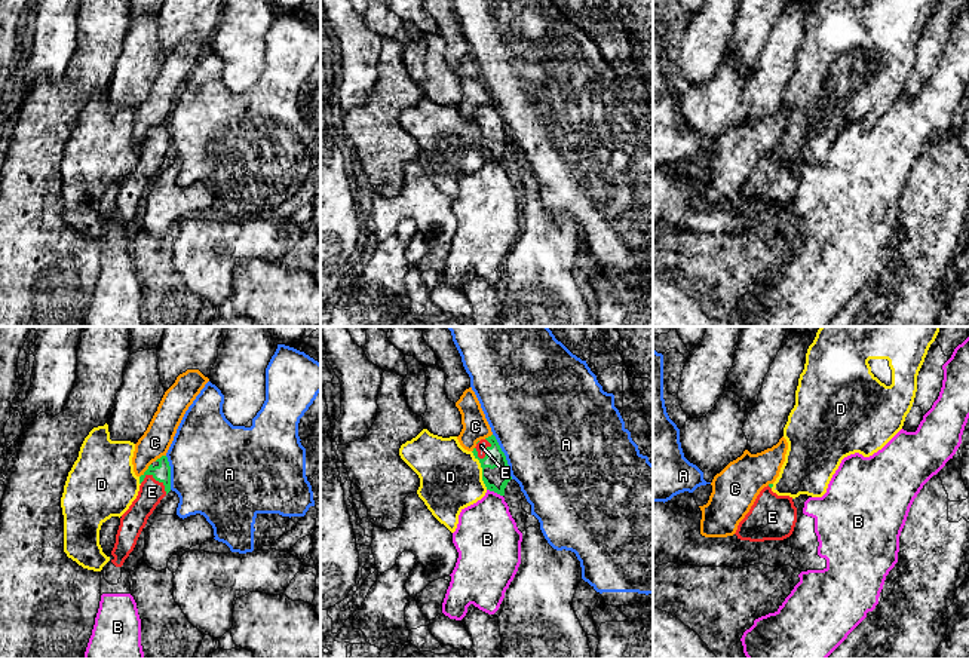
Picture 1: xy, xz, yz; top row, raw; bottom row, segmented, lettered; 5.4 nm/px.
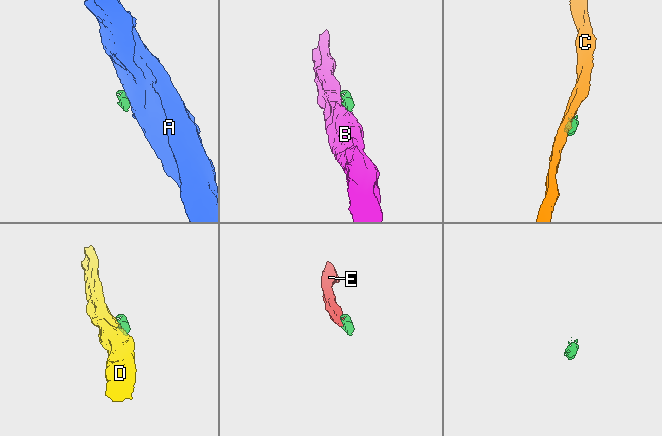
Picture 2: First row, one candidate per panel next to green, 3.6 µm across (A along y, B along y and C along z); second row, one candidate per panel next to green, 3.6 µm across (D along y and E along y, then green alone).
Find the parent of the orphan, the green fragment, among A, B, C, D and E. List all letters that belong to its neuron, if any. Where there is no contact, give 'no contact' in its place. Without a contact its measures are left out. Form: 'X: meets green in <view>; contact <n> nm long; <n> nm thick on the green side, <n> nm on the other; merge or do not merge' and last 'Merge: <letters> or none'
A: meets green in xz; contact 260 nm long; 100 nm thick on the green side, 500 nm on the other; do not merge
B: meets green in xz; contact 100 nm long; 100 nm thick on the green side, 340 nm on the other; do not merge
C: meets green in xy; contact 100 nm long; 90 nm thick on the green side, 160 nm on the other; do not merge
D: meets green in xz; contact 220 nm long; 100 nm thick on the green side, 340 nm on the other; do not merge
E: meets green in xy; contact 160 nm long; 90 nm thick on the green side, 140 nm on the other; merge
Merge: E

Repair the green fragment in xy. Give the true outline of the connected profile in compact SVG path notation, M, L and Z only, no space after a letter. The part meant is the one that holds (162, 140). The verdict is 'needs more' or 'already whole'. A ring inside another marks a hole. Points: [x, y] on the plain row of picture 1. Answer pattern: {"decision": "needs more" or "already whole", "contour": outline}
{"decision": "needs more", "contour": "M166 123L153 129L139 144L139 159L129 177L122 183L111 218L111 230L122 235L134 218L137 208L160 168L171 159L171 134Z"}

